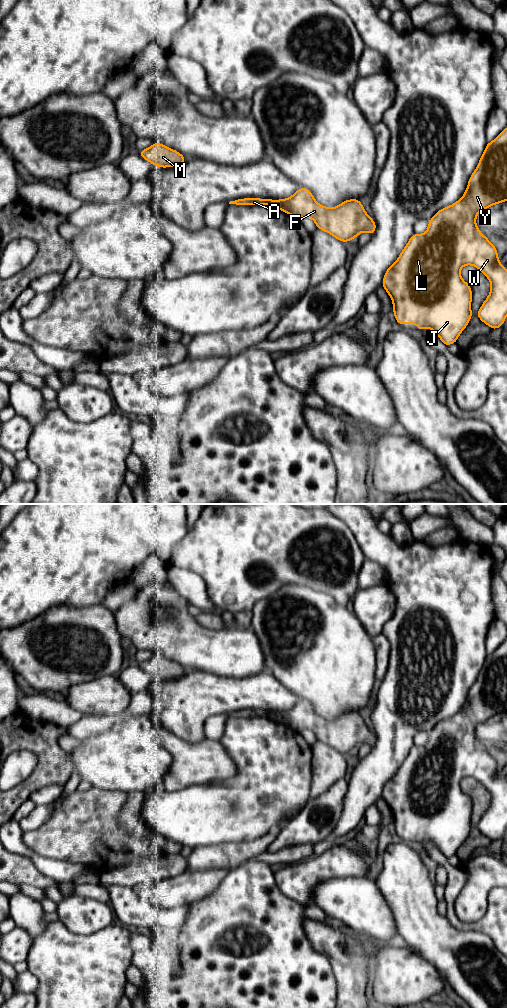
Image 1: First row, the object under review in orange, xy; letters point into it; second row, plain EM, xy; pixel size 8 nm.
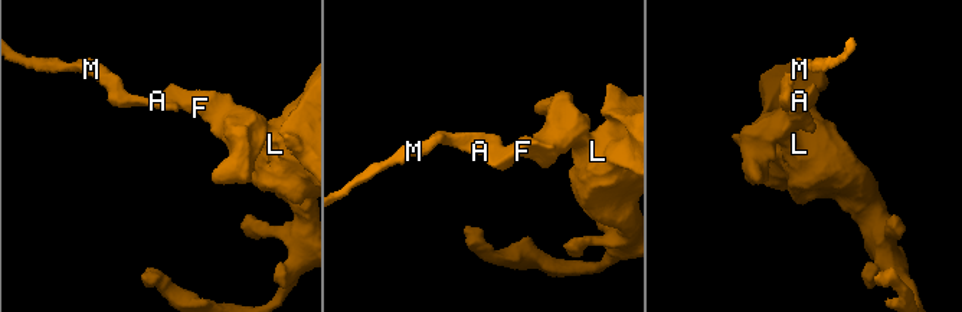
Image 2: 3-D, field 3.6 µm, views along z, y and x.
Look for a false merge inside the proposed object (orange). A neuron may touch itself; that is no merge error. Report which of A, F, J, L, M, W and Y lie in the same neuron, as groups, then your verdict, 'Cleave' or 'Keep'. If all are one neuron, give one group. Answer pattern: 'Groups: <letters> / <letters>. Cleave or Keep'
Groups: A M / F J L W Y. Cleave

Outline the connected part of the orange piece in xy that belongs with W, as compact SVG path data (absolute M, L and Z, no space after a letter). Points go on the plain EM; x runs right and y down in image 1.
M507 639L492 654L487 655L475 683L469 690L463 708L454 716L440 721L428 733L428 741L424 746L413 745L395 775L386 782L382 799L391 809L393 826L398 837L416 836L419 843L429 840L436 845L445 858L456 855L473 827L471 825L472 801L460 787L463 778L472 777L477 779L491 796L490 805L476 827L492 842L502 839L507 829L507 781L499 774L496 759L478 741L476 728L490 718L505 713L507 713Z

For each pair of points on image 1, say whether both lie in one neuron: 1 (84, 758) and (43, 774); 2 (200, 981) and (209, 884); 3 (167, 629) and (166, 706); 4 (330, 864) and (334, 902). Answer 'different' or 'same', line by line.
1: different
2: different
3: different
4: different

